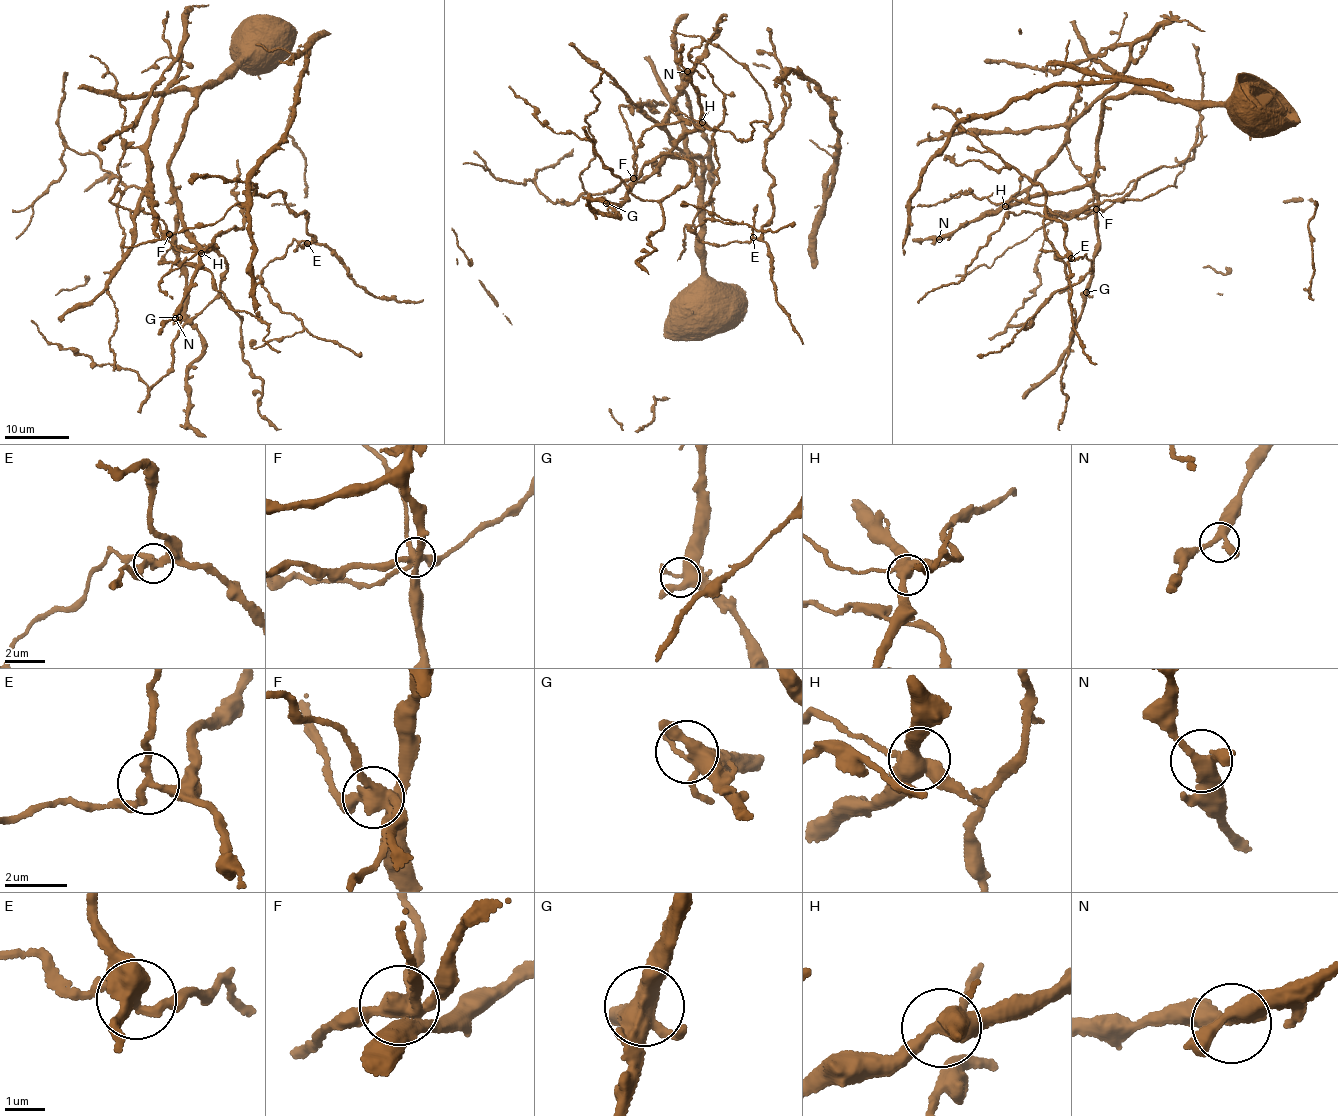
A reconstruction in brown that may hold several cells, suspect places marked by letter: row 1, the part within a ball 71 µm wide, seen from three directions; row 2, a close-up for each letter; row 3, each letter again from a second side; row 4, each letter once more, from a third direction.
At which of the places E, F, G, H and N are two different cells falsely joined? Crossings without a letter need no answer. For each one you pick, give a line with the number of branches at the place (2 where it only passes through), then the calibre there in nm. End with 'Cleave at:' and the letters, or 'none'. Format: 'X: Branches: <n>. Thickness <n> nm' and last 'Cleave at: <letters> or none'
E: Branches: 3. Thickness 240 nm
F: Branches: 6. Thickness 420 nm
Cleave at: E, F

